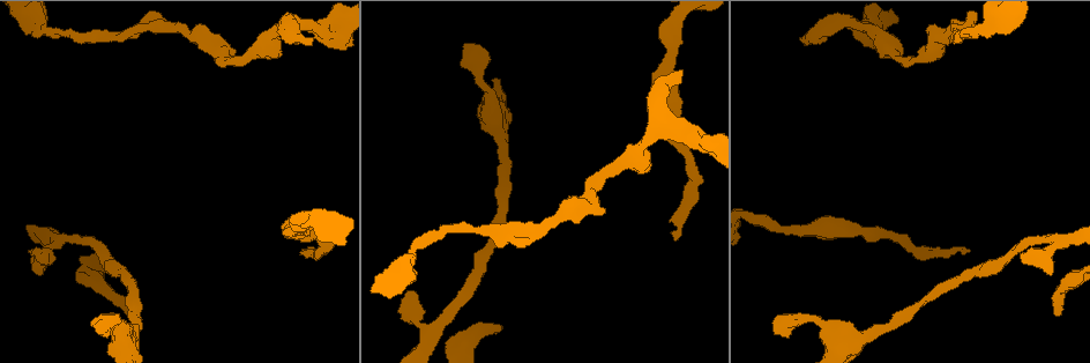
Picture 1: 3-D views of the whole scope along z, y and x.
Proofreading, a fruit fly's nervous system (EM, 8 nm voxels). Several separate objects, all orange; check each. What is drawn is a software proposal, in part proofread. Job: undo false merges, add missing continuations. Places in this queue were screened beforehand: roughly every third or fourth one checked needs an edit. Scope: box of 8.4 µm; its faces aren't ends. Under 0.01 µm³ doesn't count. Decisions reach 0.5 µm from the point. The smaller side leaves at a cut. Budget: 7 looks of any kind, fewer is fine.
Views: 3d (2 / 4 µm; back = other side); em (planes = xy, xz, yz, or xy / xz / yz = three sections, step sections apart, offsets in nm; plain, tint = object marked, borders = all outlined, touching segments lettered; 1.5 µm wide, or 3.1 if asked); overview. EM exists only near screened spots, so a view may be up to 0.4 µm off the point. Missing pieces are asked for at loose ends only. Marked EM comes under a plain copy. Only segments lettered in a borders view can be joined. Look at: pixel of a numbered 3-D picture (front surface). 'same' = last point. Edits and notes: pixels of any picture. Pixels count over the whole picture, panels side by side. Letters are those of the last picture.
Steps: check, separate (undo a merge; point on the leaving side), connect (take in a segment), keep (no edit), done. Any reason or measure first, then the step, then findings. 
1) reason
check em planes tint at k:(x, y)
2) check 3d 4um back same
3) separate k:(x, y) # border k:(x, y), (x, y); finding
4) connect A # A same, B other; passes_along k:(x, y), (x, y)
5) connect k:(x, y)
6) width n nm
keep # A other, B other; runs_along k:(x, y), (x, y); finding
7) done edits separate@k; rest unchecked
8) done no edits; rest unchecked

calibre changes
check 3d 4um back at 1:(991, 26)

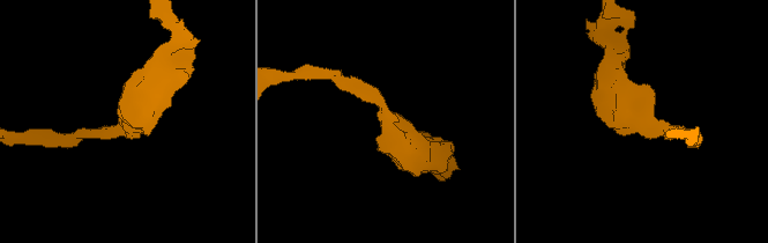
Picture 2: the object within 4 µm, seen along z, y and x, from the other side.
arm_widths 170, 400 nm
check em xy step 4 tint at 2:(129, 120)

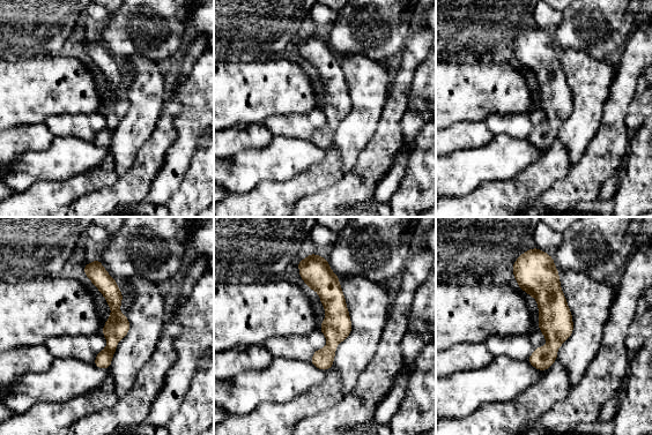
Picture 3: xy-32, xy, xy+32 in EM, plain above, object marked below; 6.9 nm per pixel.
another direction
check em xz step 8 borders same

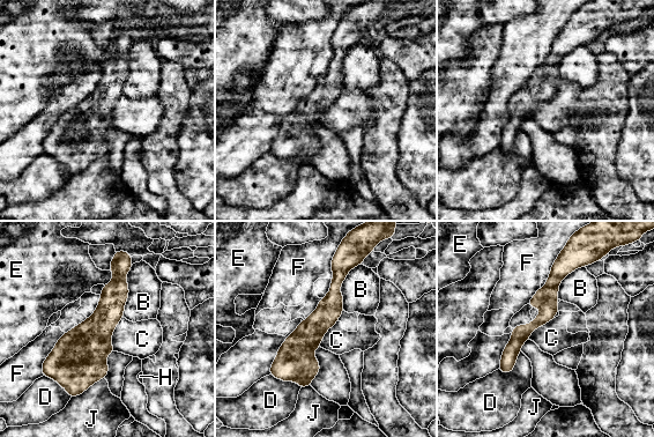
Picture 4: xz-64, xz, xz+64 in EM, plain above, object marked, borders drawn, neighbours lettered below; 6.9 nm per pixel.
width 190 nm
keep # B other, C other, D other, E other, F other, H other, J other; all the same neuron

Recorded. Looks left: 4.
free end
check 3d 4um back at 1:(500, 328)

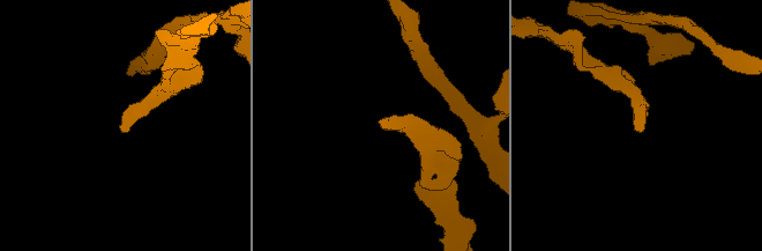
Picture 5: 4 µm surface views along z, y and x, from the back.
check em planes tint at 5:(640, 130)

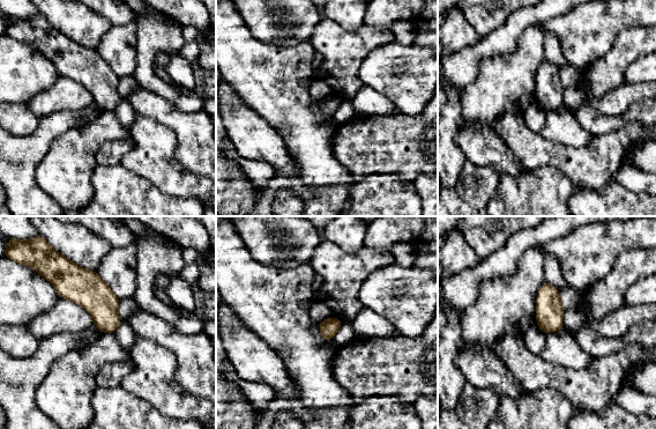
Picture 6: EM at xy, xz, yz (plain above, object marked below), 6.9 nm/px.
what lies round it
check em planes borders same

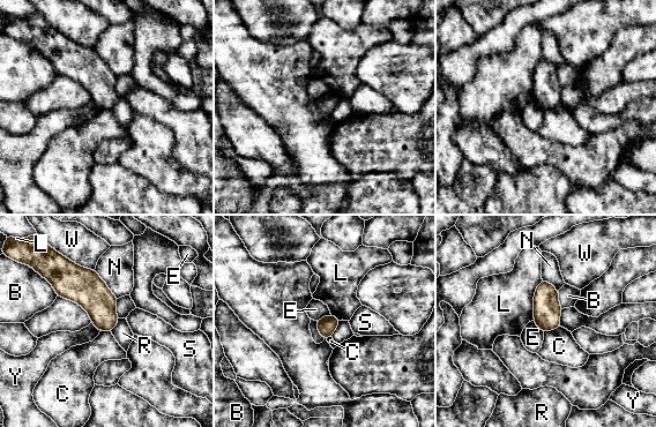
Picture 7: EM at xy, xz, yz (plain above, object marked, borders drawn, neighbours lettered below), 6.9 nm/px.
keep # B other, C other, E other, L other, N other, R other, S other, W other, Y other; border 7:(330, 314), (317, 321); none of them fits

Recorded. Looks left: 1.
done no edits; rest unchecked

